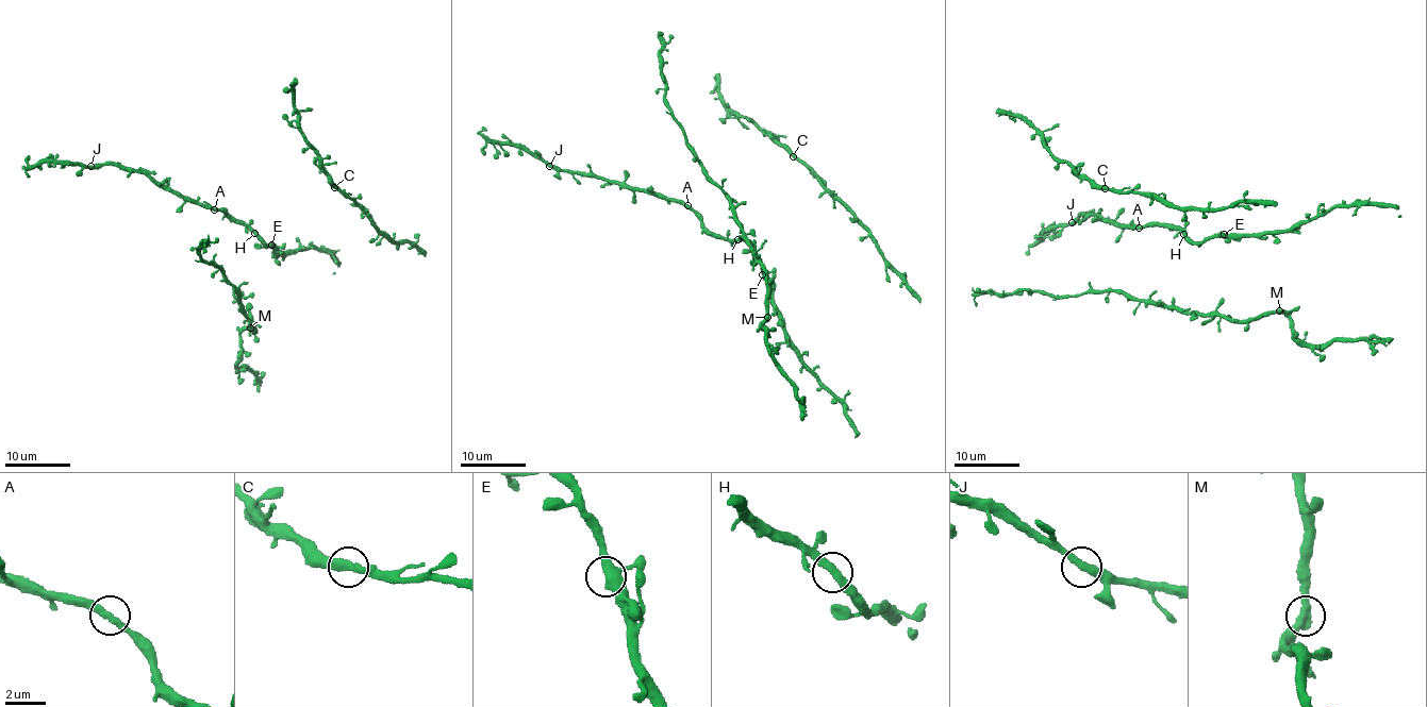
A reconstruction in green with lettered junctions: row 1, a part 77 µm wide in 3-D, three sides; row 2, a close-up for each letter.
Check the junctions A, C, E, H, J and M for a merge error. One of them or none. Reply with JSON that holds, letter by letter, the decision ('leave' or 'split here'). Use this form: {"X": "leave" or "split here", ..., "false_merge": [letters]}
{"A": "leave", "C": "leave", "E": "leave", "H": "leave", "J": "leave", "M": "leave", "false_merge": []}

